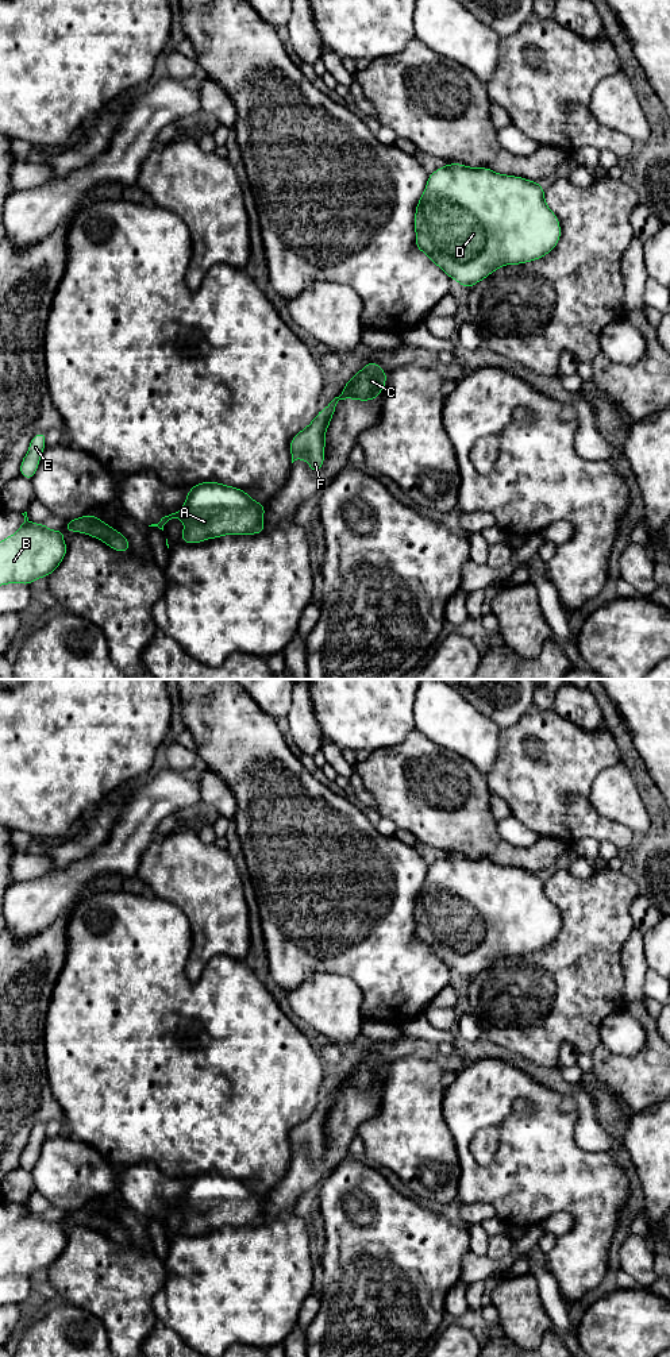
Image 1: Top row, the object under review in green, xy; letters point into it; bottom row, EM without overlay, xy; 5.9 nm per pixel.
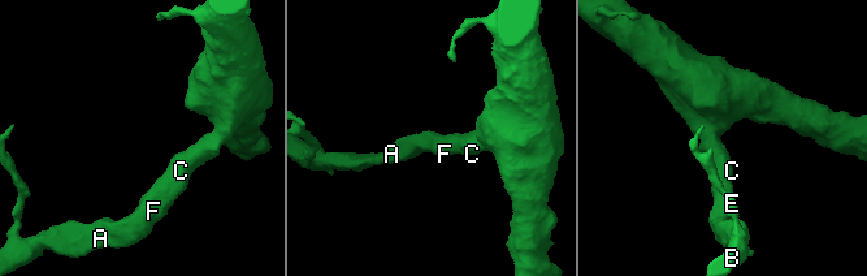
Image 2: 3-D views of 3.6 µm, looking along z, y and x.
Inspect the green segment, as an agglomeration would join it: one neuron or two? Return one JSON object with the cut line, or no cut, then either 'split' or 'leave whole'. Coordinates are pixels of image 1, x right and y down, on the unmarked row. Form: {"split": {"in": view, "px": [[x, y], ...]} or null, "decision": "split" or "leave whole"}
{"split": null, "decision": "leave whole"}

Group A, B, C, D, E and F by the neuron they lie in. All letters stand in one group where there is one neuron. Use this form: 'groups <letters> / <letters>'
groups A B C D E F

